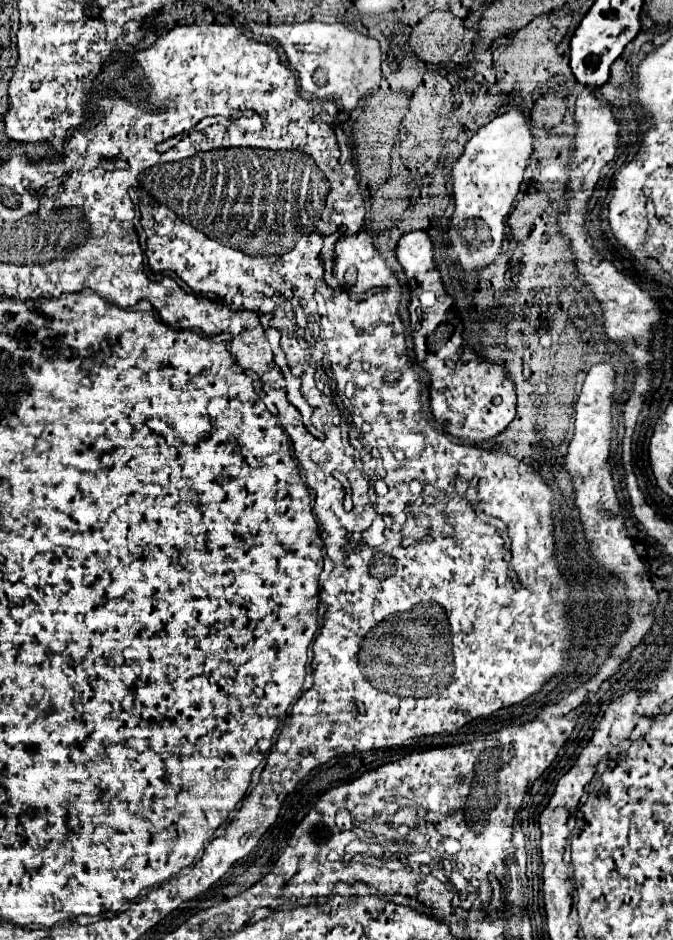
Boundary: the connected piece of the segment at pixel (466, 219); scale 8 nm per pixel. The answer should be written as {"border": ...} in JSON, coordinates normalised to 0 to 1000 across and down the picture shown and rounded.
{"border":[[[776,113],[758,115],[752,121],[737,123],[716,134],[692,153],[689,164],[672,177],[675,191],[675,217],[678,226],[669,234],[669,257],[692,289],[713,287],[743,270],[746,255],[752,251],[752,232],[761,223],[761,215],[773,204],[779,181],[793,162],[788,130]]]}

